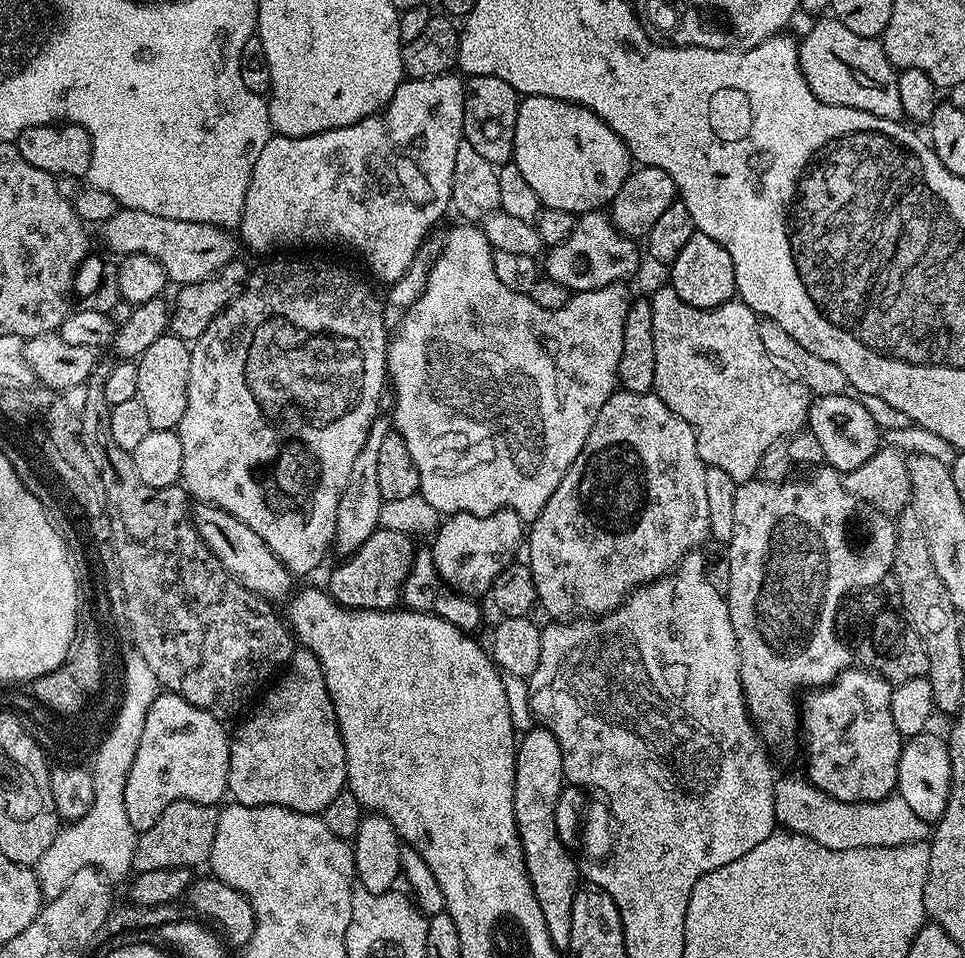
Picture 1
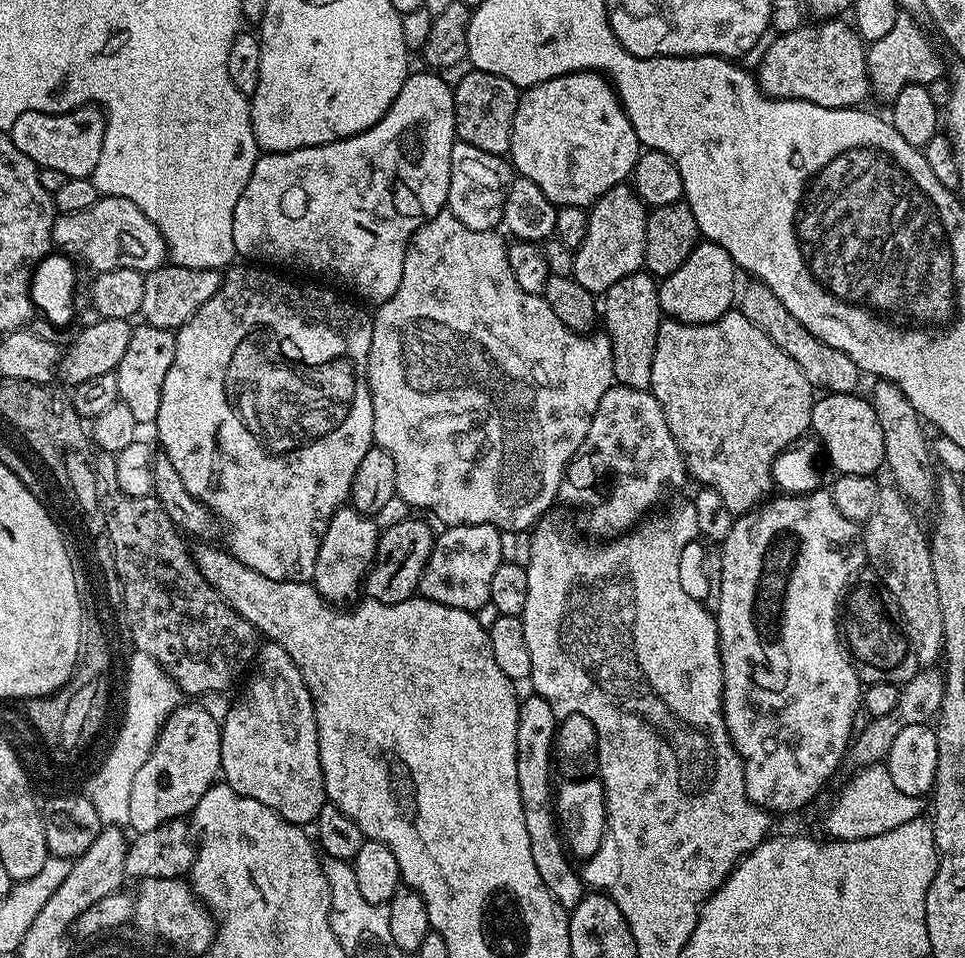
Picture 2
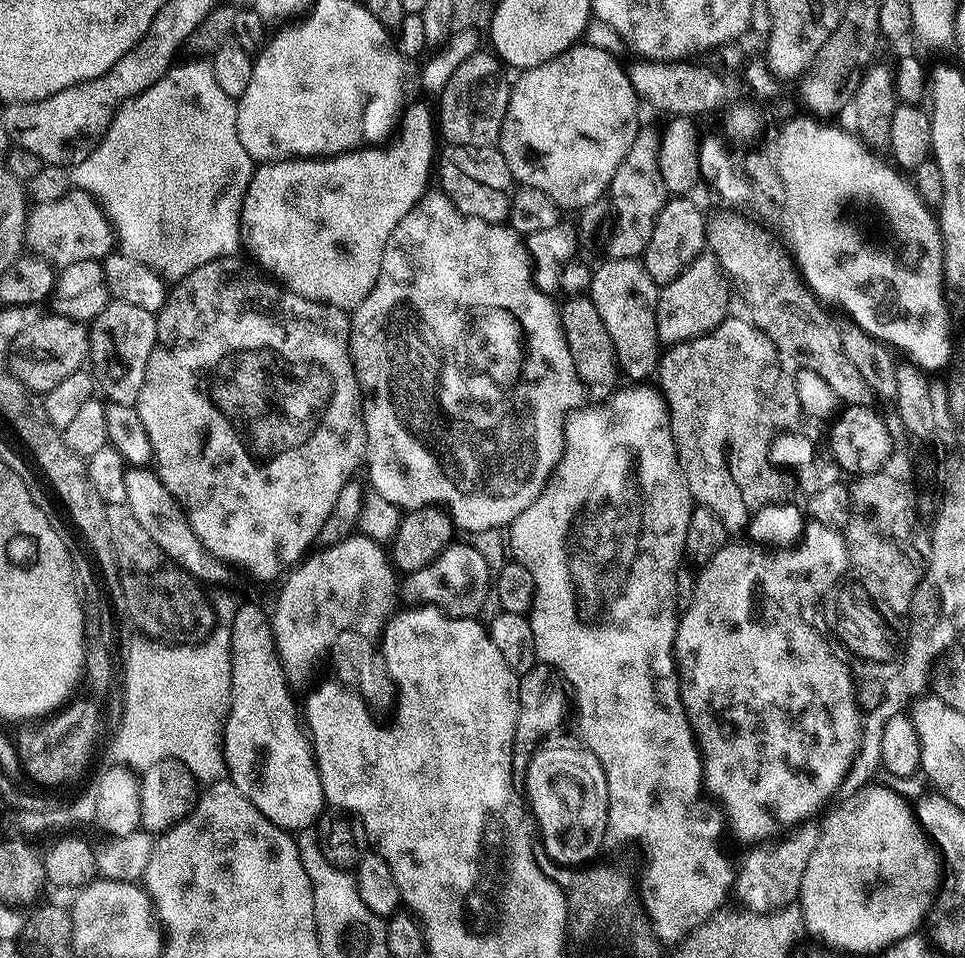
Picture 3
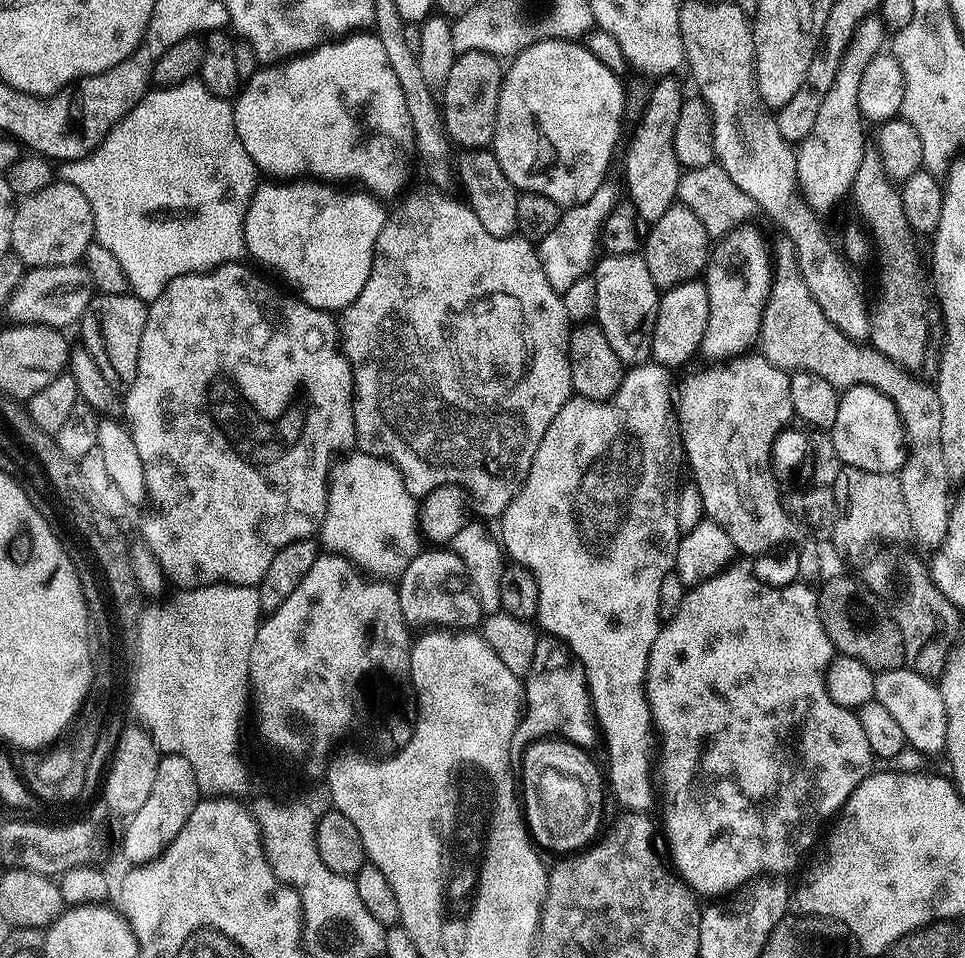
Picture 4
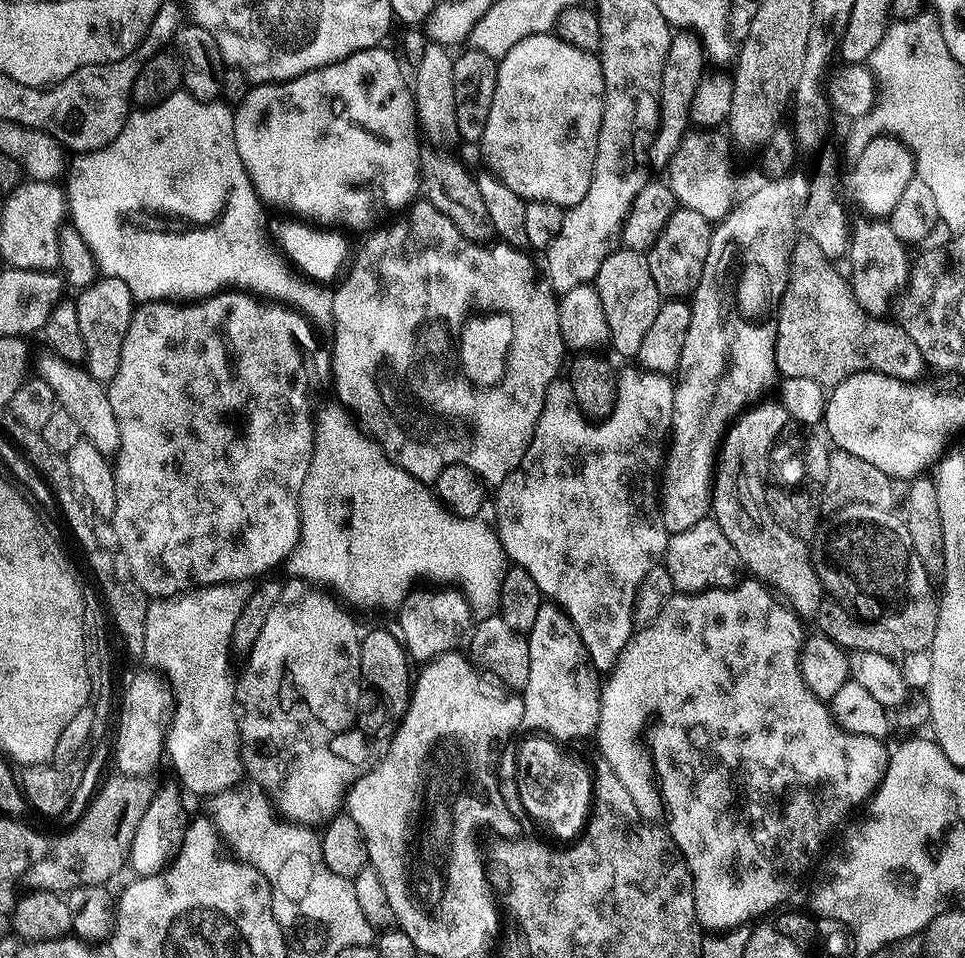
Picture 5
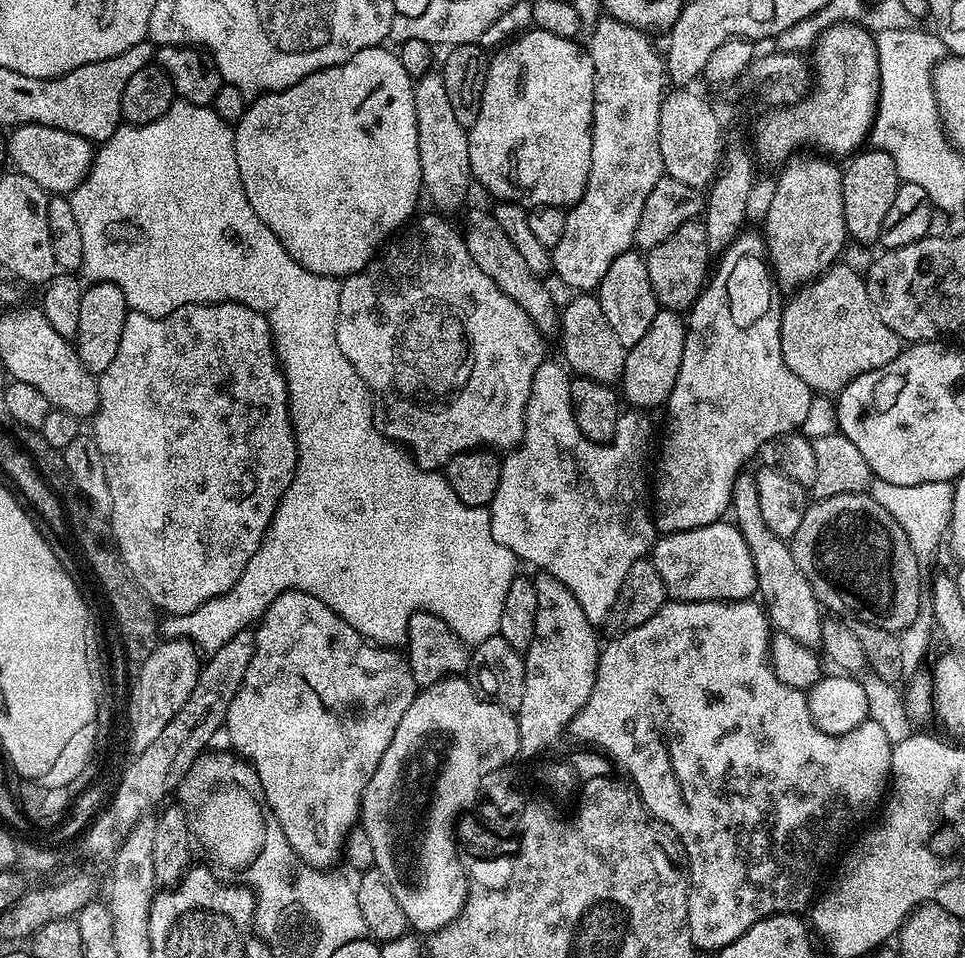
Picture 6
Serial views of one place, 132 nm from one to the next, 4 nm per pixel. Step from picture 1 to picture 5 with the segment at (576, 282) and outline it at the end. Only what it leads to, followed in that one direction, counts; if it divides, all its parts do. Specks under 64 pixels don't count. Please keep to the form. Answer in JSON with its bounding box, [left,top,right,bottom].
[646,32,706,169]

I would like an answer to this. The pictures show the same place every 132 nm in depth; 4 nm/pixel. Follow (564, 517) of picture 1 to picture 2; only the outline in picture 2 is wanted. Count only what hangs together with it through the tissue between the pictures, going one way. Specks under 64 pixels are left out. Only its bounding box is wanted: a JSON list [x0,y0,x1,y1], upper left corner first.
[559,384,688,538]

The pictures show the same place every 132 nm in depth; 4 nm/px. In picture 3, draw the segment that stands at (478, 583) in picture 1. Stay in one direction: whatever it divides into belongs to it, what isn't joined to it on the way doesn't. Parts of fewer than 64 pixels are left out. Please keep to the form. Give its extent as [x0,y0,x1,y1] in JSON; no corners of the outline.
[398,542,490,620]

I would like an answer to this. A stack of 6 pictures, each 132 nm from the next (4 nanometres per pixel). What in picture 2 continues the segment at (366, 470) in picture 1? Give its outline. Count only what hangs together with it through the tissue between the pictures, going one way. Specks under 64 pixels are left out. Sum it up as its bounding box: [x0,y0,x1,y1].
[311,506,381,606]

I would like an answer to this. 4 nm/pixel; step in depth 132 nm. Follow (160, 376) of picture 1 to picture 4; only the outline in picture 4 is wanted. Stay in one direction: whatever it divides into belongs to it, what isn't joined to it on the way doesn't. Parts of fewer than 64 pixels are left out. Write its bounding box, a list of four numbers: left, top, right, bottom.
[78,294,148,390]

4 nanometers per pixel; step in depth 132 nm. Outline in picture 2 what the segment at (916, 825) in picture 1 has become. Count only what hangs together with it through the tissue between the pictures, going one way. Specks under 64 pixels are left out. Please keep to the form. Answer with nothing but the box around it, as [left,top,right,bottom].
[824,764,928,841]

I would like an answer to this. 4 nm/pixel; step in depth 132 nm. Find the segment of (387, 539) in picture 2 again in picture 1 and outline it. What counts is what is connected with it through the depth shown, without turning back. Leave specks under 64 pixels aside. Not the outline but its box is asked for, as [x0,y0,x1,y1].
[326,528,418,612]

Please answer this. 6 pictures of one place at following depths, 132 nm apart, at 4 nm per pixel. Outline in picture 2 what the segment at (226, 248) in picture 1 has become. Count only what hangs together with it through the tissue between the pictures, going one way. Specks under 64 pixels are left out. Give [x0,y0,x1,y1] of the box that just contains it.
[52,195,169,274]

